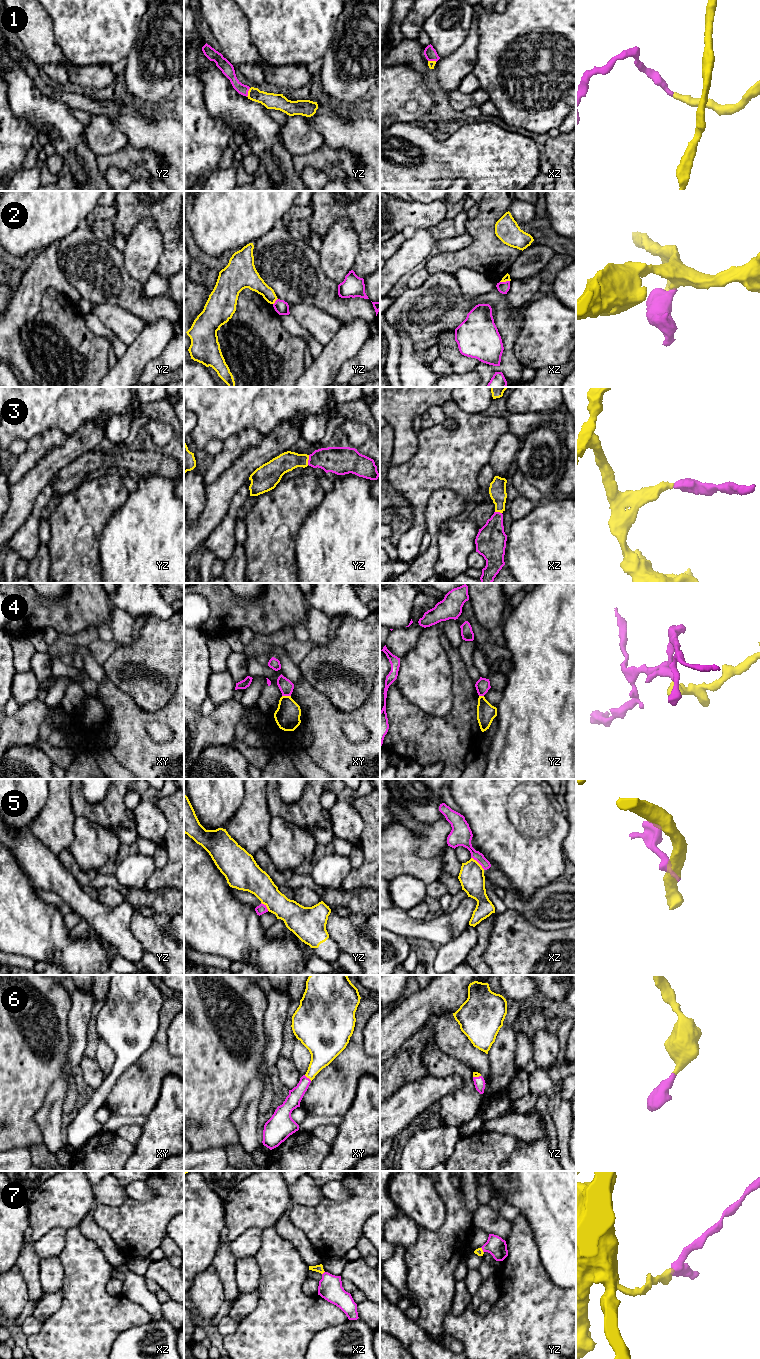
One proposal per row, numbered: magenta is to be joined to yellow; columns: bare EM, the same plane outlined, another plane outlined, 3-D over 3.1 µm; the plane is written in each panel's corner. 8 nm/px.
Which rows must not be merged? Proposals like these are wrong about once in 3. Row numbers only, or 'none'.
2, 4, 5

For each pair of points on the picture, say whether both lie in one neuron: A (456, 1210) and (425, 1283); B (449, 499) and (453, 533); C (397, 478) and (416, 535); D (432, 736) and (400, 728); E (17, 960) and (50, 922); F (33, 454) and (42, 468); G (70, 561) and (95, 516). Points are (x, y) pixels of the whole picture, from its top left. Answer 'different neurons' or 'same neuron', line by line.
A: same neuron
B: different neurons
C: same neuron
D: same neuron
E: different neurons
F: different neurons
G: same neuron

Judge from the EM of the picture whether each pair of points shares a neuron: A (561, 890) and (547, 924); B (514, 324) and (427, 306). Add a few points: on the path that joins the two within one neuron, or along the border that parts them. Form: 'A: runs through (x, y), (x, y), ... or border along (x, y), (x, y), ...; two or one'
A: runs through (561, 898), (547, 916); one
B: runs through (492, 302), (476, 300), (464, 306), (449, 306); one

